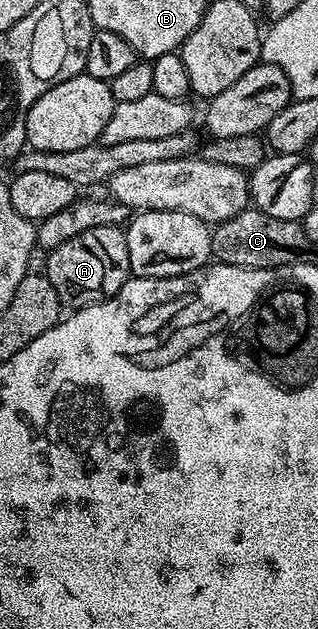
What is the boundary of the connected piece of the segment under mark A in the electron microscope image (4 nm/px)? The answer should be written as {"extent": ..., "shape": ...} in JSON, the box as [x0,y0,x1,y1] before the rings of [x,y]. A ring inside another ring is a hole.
{"extent":[45,224,132,309],"shape":[[[114,224],[85,230],[85,234],[77,234],[77,238],[69,238],[69,242],[61,242],[61,246],[50,249],[46,256],[45,274],[49,282],[53,282],[53,288],[64,305],[72,309],[99,304],[116,296],[121,286],[132,279],[127,234],[122,227]]]}

